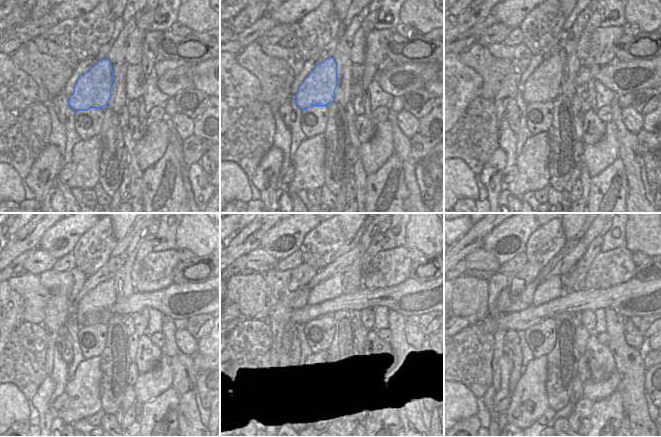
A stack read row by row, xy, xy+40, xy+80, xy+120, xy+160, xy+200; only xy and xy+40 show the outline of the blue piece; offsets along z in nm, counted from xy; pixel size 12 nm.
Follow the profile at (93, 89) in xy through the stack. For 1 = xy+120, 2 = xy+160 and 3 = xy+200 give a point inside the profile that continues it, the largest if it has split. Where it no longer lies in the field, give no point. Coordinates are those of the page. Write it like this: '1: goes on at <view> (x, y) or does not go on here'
1: goes on at xy+120 (95, 306)
2: goes on at xy+160 (329, 289)
3: goes on at xy+200 (552, 288)

